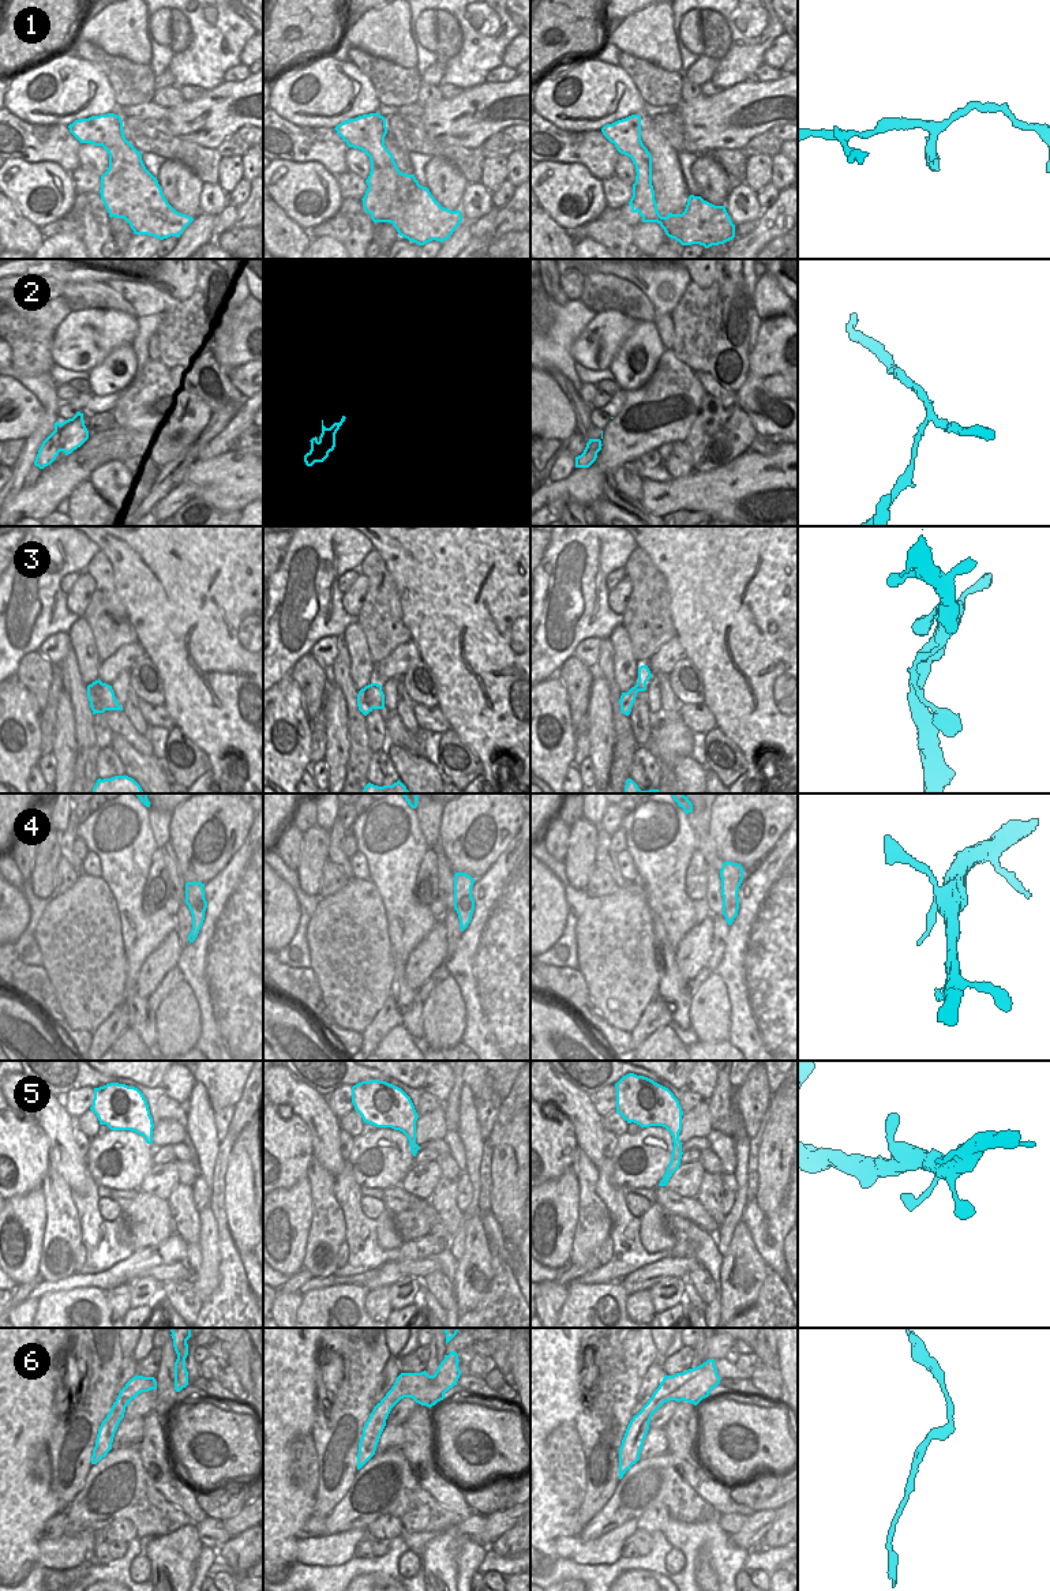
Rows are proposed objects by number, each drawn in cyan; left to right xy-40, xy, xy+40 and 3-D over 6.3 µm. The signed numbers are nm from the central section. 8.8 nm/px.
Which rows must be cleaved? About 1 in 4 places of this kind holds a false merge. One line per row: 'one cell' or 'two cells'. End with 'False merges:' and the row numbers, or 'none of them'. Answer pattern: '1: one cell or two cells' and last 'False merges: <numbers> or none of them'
1: one cell
2: two cells
3: two cells
4: one cell
5: one cell
6: two cells
False merges: 2, 3, 6

